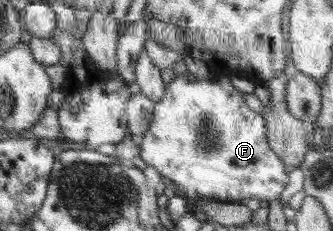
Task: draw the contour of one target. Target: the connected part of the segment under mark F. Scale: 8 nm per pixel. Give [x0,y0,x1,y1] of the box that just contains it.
[137,72,287,202]

